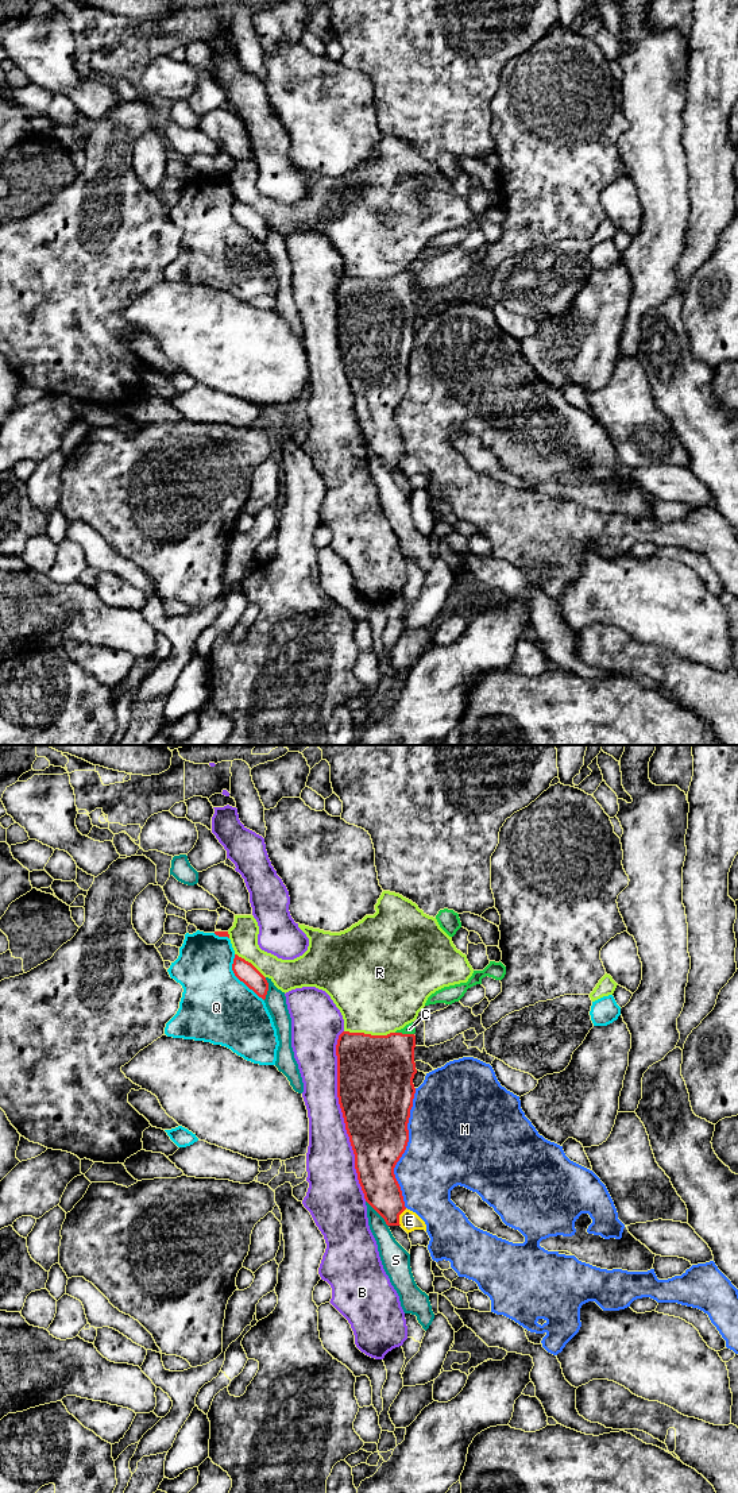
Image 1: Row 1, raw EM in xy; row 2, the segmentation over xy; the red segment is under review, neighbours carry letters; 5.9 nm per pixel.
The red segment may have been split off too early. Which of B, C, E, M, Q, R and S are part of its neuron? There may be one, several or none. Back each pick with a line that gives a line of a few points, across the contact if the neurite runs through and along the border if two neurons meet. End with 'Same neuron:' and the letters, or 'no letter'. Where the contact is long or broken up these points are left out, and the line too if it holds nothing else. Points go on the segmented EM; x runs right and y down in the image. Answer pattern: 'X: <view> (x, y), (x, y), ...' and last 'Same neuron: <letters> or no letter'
C: xy (381, 1068), (402, 1042), (405, 1034), (409, 1029)
Same neuron: C

